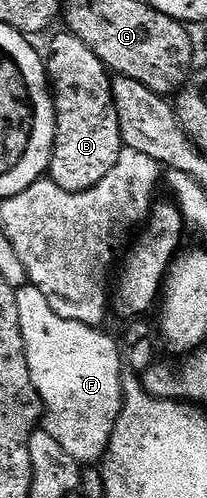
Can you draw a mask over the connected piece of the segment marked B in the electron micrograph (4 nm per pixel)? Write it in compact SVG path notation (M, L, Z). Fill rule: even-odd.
M62 33L49 43L47 74L57 114L57 136L47 175L59 189L86 191L115 169L123 150L111 72L79 37Z

